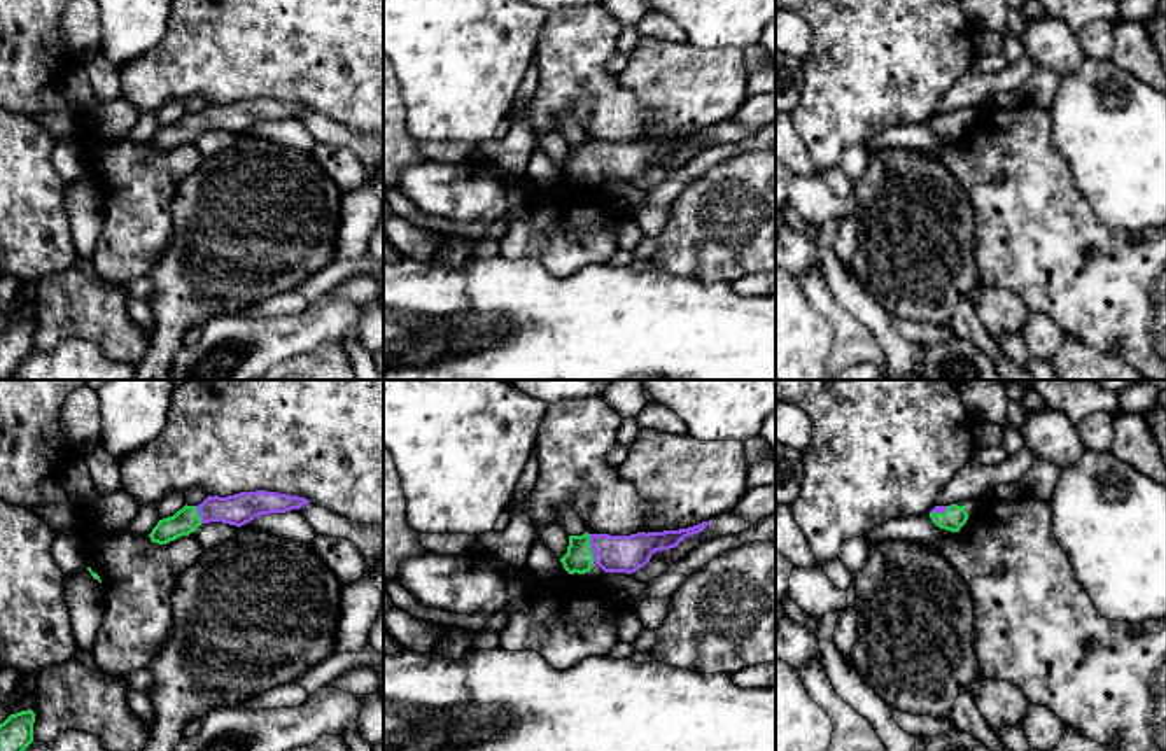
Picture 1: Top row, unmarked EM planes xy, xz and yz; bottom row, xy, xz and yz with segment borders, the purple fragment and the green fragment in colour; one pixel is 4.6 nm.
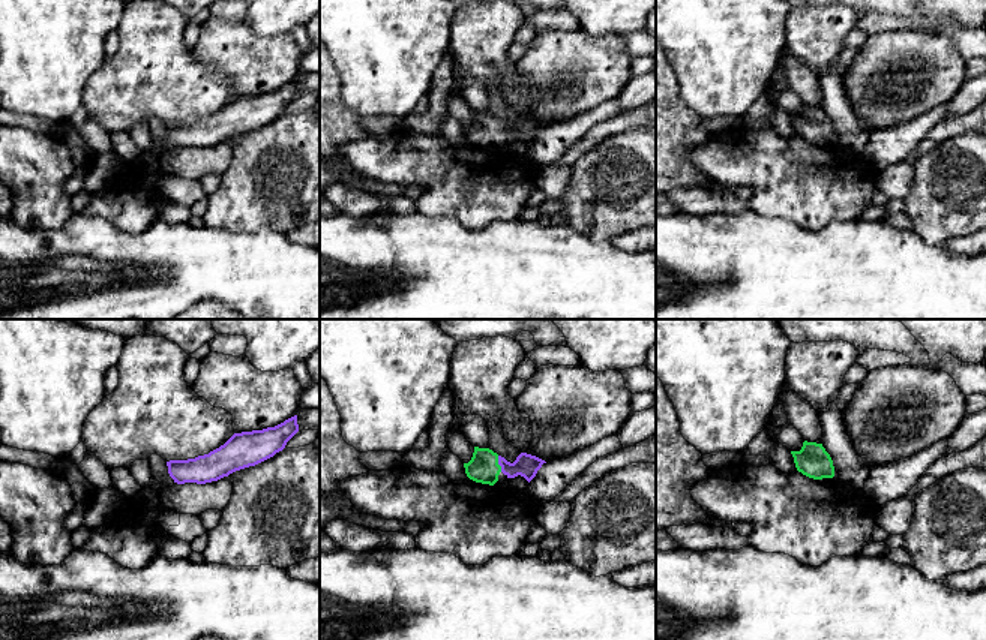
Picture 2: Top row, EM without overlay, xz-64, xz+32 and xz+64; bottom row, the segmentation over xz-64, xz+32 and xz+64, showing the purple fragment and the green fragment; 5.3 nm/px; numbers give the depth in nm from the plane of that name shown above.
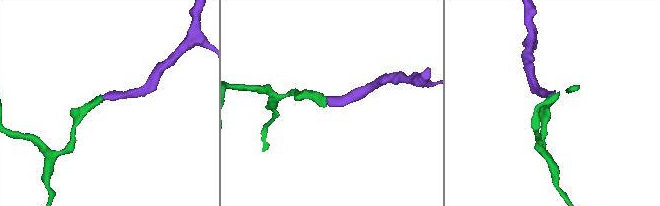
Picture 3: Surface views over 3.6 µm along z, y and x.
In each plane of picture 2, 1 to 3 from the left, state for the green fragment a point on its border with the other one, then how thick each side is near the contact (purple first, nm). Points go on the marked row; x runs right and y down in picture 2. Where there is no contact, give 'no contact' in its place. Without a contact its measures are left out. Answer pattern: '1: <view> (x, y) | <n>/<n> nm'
1: no contact
2: xz+32 (499, 463) | 130/160 nm
3: no contact

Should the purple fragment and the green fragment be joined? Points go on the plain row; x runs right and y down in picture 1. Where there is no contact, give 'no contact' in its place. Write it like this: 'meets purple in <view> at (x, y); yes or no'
meets purple in xz at (590, 156); yes

